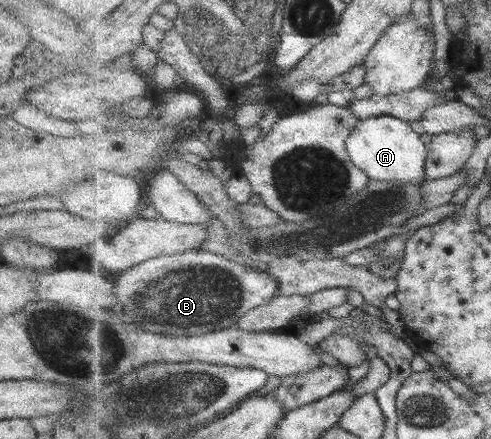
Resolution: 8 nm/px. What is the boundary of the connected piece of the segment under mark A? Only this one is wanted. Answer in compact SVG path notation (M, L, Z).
M391 115L371 117L359 121L347 139L351 160L374 181L398 183L425 183L425 169L429 146L422 141L407 121Z

